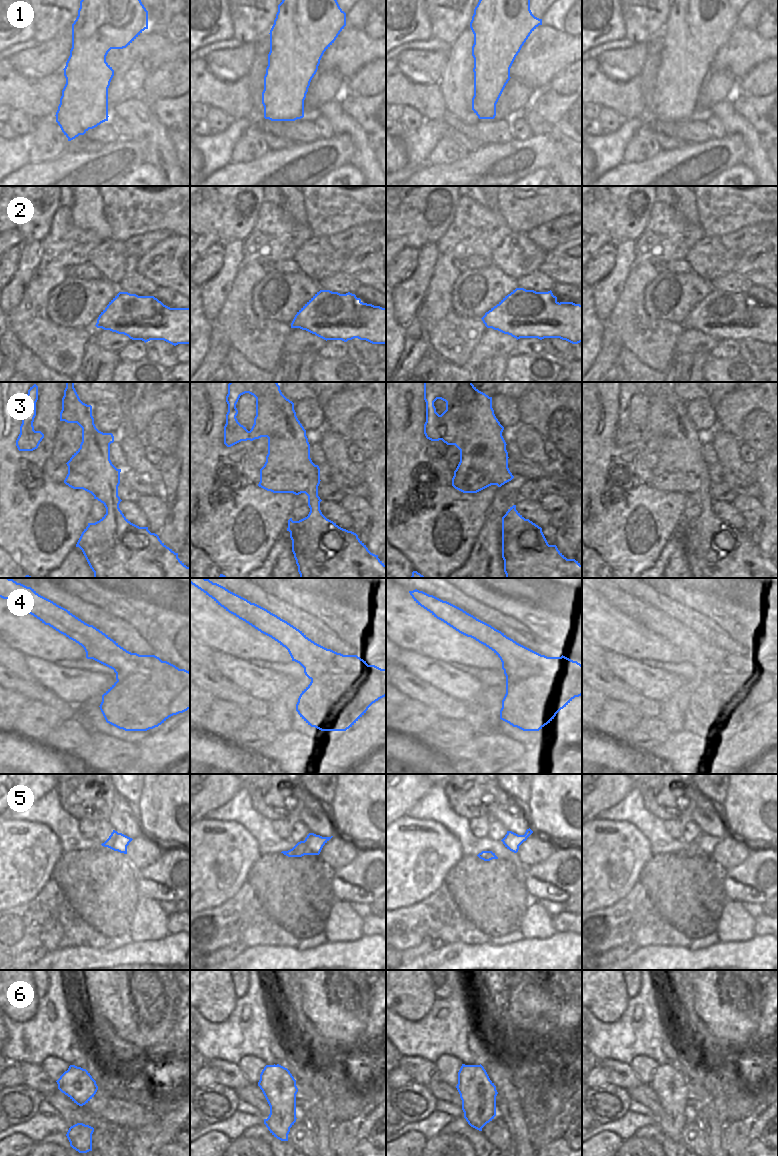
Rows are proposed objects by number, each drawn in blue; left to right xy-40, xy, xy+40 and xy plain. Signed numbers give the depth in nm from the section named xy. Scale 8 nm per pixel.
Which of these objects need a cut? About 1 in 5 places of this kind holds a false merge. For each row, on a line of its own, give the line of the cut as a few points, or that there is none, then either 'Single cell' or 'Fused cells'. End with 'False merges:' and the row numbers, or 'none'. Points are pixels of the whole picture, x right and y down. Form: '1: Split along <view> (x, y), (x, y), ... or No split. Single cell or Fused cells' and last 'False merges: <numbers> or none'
1: No split. Single cell
2: No split. Single cell
3: No split. Single cell
4: Split along xy+40 (581, 666), (563, 681), (560, 675), (531, 675), (506, 685). Fused cells
5: No split. Single cell
6: No split. Single cell
False merges: 4

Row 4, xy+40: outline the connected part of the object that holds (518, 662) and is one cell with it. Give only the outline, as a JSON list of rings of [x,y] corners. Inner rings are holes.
[[[417,589],[409,591],[409,593],[418,605],[429,611],[434,617],[443,621],[459,633],[467,637],[471,637],[491,649],[502,662],[502,669],[504,670],[504,674],[506,676],[506,685],[517,683],[533,675],[561,675],[562,681],[564,682],[567,675],[577,673],[582,667],[582,665],[577,661],[573,661],[563,655],[561,657],[547,657],[545,655],[541,655],[517,643],[501,631],[477,619],[463,609],[433,595],[429,595]]]

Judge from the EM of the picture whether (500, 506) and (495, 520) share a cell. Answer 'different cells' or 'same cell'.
different cells

